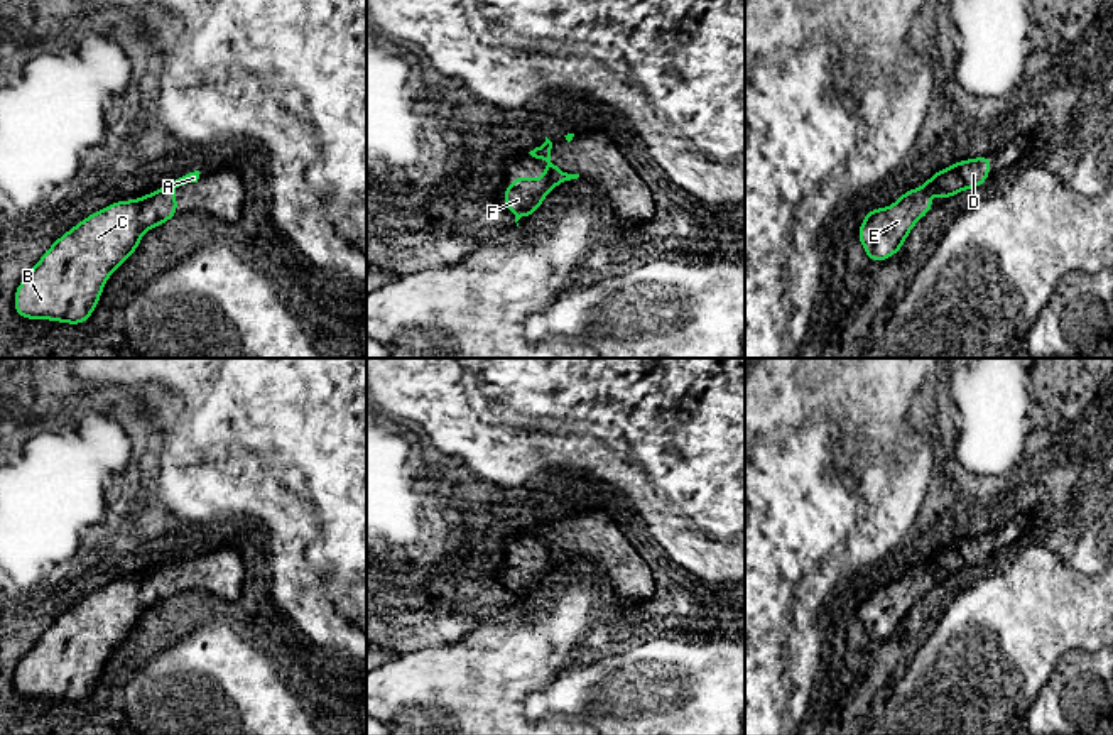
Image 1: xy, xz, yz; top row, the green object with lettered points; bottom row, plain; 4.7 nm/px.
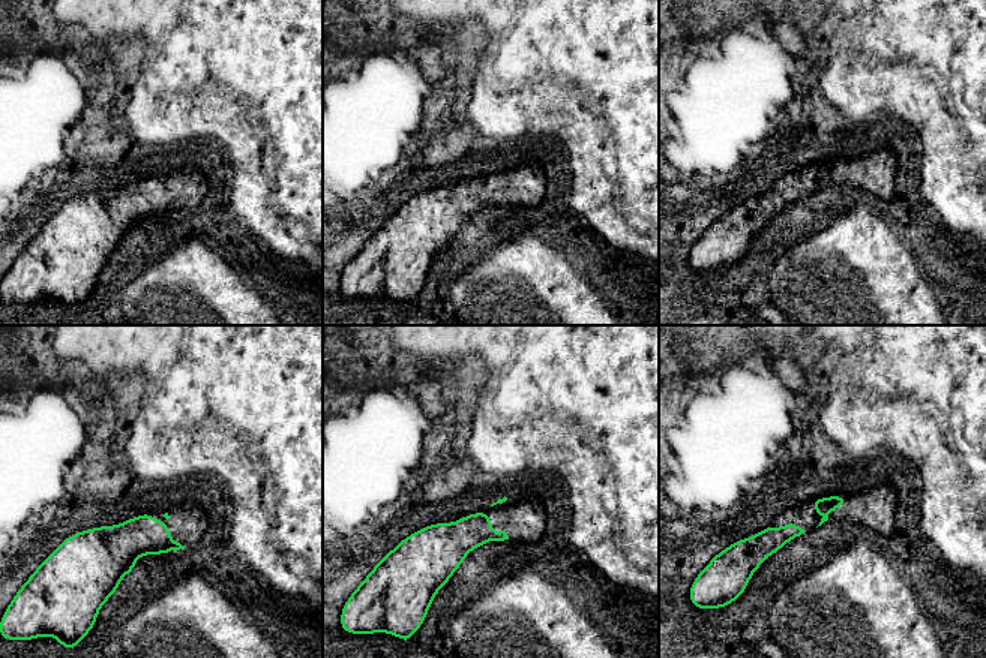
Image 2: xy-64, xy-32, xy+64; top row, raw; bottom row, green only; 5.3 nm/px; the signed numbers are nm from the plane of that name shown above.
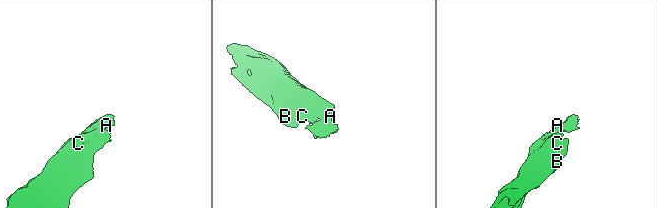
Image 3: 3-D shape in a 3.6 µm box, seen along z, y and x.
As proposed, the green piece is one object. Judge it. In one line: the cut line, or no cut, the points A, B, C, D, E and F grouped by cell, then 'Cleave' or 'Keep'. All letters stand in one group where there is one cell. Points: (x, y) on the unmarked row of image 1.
No split. Groups: A B C D E F. Keep

